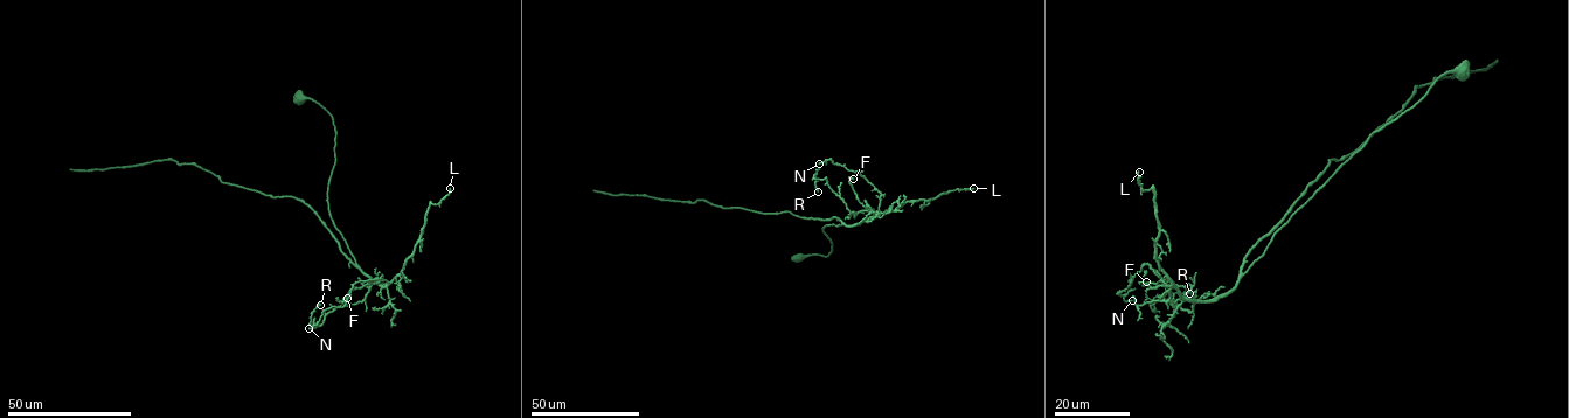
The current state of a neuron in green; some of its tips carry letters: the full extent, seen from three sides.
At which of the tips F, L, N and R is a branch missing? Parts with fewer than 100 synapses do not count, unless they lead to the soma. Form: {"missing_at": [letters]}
{"missing_at": []}

